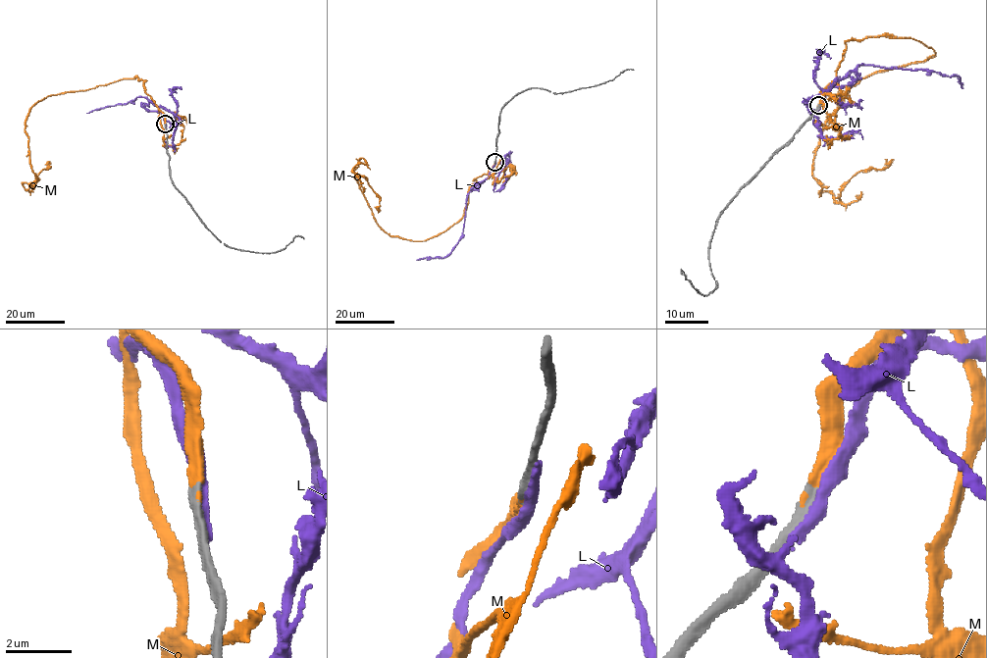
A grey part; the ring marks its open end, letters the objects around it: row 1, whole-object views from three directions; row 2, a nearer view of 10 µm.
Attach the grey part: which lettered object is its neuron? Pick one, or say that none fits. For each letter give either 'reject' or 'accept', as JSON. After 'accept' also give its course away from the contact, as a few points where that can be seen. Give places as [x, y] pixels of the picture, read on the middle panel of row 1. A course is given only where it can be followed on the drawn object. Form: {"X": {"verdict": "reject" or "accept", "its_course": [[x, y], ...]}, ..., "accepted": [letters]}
{"L": {"verdict": "reject"}, "M": {"verdict": "accept", "its_course": [[495, 162], [469, 187], [464, 215], [415, 240], [376, 221], [355, 179], [362, 158], [353, 172], [378, 213]]}, "accepted": ["M"]}

